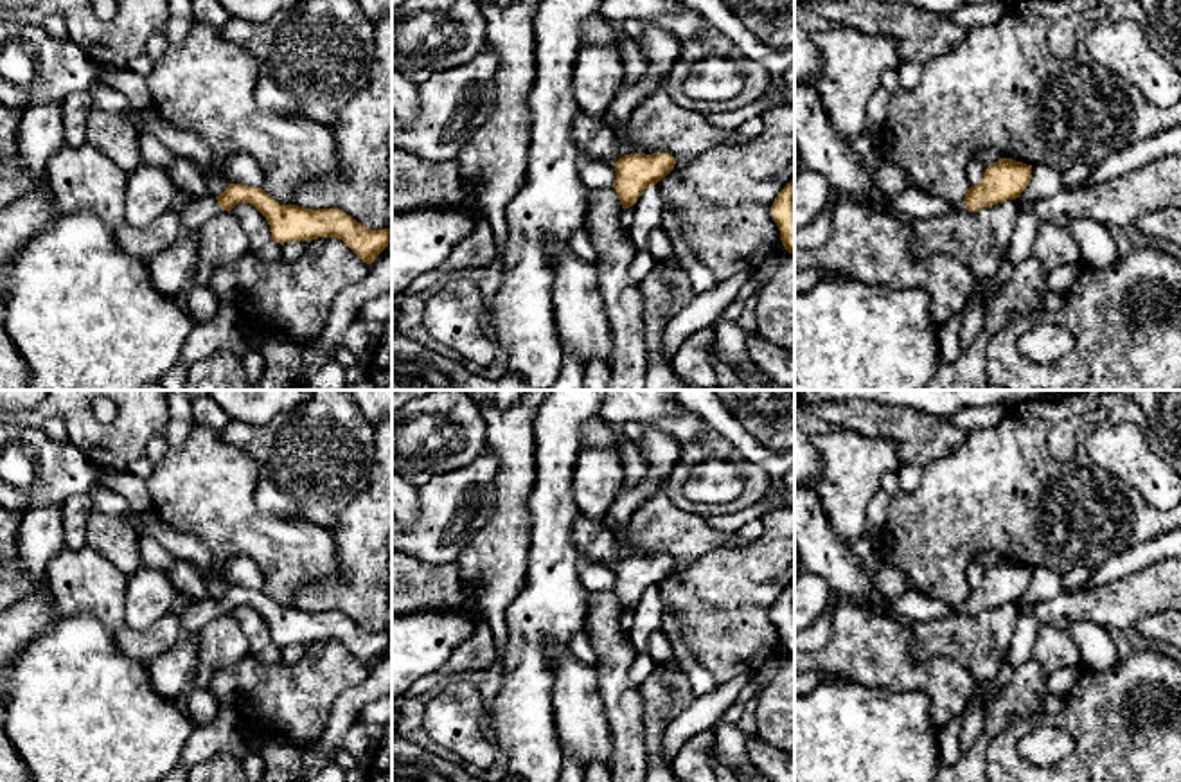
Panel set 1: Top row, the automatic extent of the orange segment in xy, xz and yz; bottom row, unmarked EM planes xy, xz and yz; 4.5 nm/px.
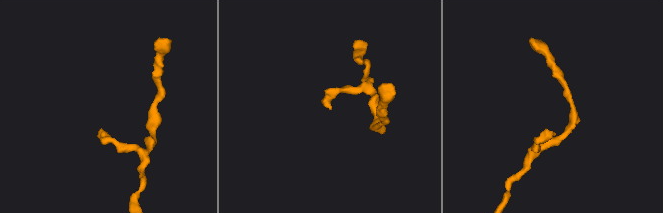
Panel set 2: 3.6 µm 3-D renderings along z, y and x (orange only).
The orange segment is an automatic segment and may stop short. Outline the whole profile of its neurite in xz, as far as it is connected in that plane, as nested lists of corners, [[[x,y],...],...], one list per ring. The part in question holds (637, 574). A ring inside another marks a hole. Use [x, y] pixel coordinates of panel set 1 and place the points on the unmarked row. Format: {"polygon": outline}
{"polygon": [[[582,516],[573,520],[572,543],[582,563],[600,563],[615,572],[613,591],[624,613],[633,609],[647,590],[665,581],[676,566],[676,561],[669,555],[631,555],[620,561],[615,534],[604,521]]]}

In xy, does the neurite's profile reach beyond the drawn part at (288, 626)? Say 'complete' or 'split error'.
split error

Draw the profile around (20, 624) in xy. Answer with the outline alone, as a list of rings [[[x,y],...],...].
[[[49,582],[0,613],[0,674],[23,653],[23,649],[59,615]]]

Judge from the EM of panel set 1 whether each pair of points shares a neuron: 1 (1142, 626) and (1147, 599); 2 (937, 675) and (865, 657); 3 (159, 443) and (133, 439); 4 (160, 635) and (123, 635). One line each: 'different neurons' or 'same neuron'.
1: different neurons
2: same neuron
3: different neurons
4: same neuron

